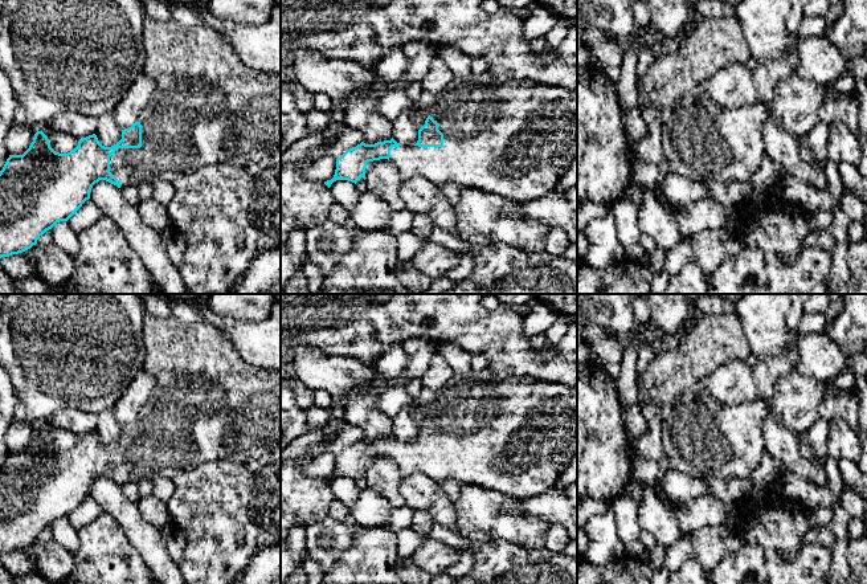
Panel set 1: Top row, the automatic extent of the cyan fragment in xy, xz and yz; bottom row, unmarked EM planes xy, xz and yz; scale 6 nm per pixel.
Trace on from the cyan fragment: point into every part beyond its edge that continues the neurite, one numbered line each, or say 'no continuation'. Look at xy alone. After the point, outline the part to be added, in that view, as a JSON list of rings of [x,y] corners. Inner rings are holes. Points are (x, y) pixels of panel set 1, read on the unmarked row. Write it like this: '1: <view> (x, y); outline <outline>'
1: xy (208, 404); outline [[[147,314],[143,320],[143,347],[143,369],[154,376],[155,387],[138,414],[142,444],[116,445],[110,453],[110,469],[120,478],[120,485],[154,477],[173,478],[210,461],[257,458],[281,444],[279,372],[248,364],[214,327],[187,324],[175,316],[161,319]]]

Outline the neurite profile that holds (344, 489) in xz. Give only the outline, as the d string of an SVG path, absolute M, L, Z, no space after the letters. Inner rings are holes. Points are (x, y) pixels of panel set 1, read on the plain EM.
M336 477L331 481L330 487L336 501L351 507L360 495L360 487L356 481L348 477Z

